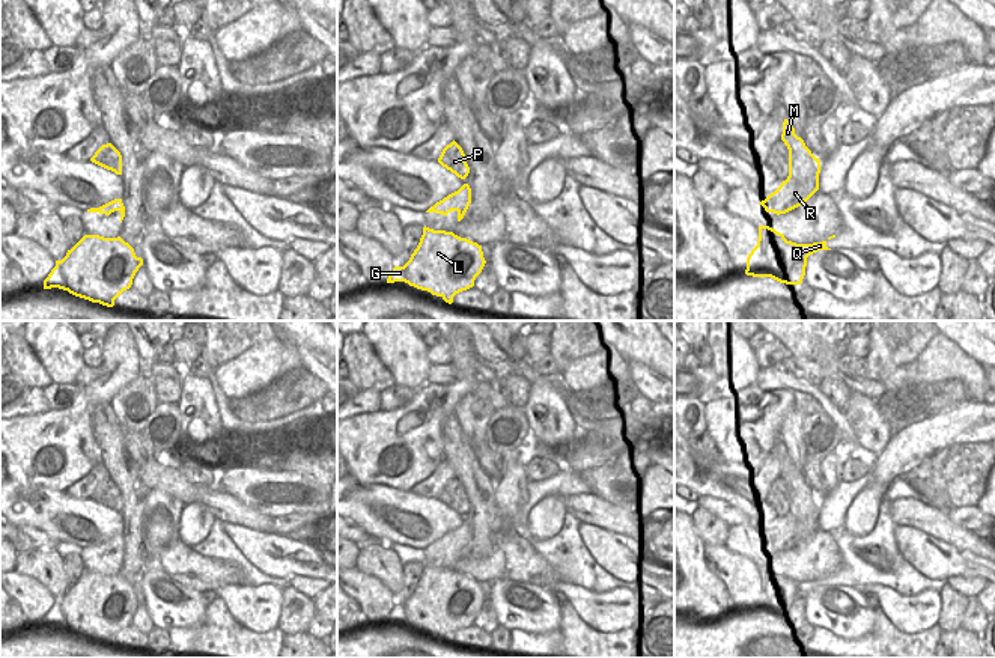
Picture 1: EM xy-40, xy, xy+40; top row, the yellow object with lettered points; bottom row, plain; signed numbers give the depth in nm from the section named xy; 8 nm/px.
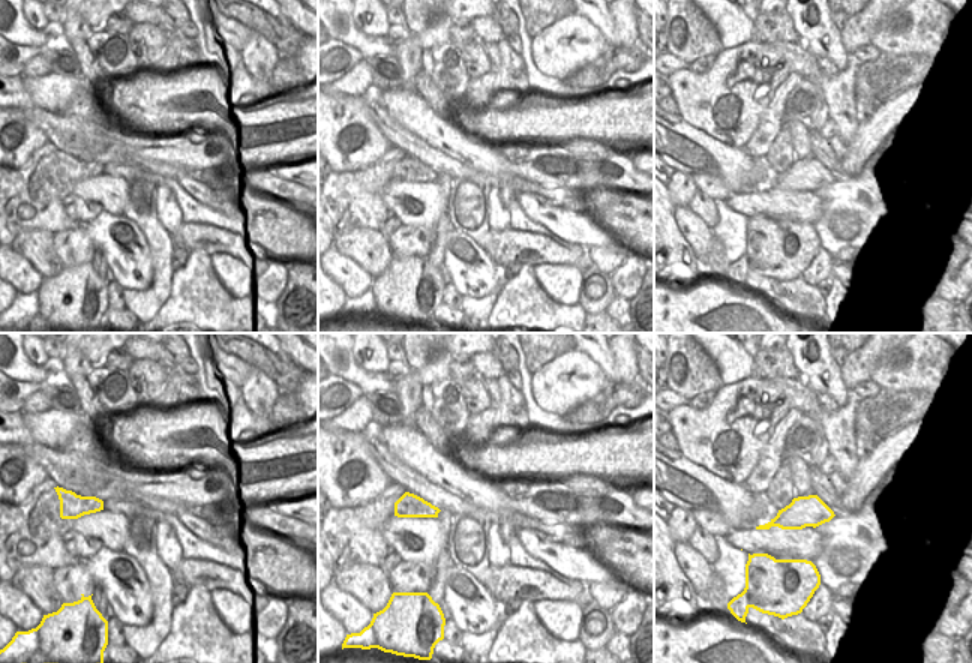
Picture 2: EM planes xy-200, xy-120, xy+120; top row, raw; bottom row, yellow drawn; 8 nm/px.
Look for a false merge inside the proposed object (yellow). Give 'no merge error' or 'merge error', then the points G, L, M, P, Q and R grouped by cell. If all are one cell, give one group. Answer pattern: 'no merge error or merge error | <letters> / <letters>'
no merge error | G L M P Q R

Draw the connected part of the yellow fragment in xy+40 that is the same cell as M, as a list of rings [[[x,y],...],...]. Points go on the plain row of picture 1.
[[[787,456],[783,459],[781,477],[789,486],[789,513],[765,538],[766,550],[786,551],[807,539],[819,527],[820,498],[795,471]]]

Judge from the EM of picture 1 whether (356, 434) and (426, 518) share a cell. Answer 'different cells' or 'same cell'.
different cells

